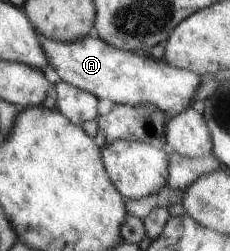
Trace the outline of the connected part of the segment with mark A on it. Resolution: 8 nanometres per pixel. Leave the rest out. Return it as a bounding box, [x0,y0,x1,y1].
[38,34,209,115]

